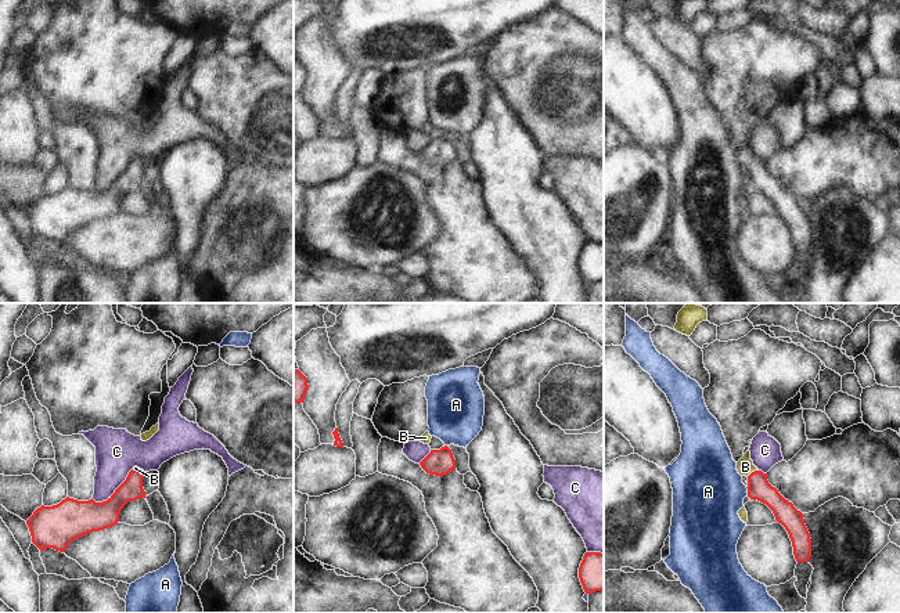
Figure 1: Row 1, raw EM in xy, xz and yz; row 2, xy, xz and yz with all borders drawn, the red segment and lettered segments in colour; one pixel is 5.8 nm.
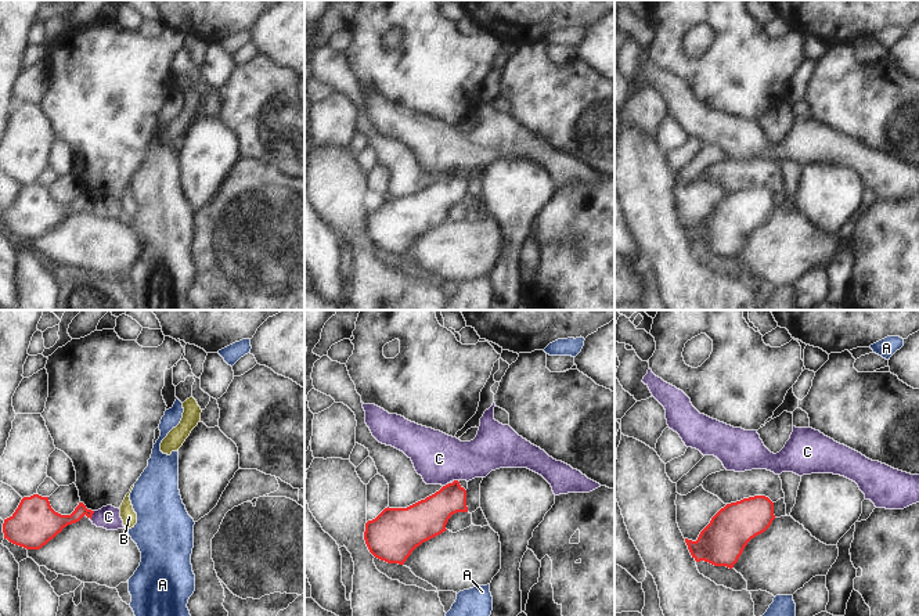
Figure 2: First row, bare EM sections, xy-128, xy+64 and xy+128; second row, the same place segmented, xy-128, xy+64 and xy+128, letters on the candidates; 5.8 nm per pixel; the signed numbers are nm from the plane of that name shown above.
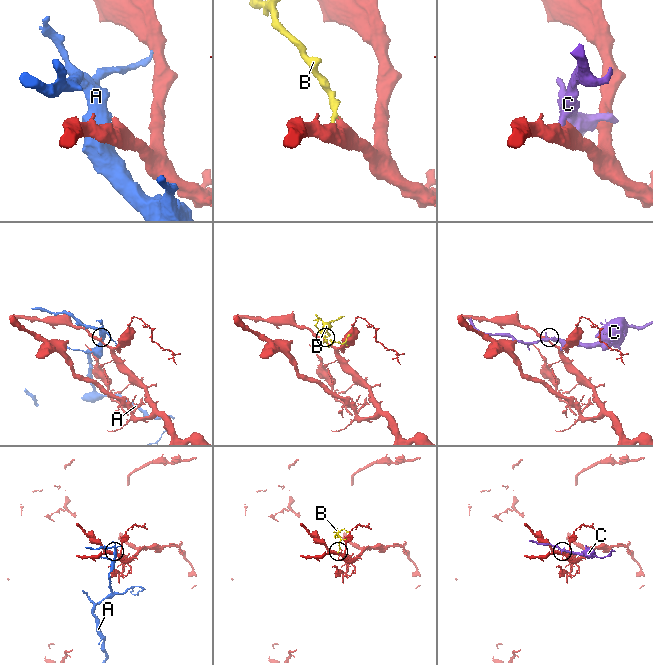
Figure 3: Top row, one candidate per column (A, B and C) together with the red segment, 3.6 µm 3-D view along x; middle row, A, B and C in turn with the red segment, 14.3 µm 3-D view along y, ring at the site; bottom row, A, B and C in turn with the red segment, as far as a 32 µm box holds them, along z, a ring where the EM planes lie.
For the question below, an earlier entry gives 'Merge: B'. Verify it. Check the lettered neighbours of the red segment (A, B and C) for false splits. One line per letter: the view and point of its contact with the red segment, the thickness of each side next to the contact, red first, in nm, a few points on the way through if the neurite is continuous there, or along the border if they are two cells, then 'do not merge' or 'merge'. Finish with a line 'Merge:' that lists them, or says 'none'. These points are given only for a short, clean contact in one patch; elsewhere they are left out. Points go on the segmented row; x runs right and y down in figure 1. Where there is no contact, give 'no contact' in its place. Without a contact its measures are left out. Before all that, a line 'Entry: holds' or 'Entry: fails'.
Entry: holds
A: contact yz (748, 491); calibres 130 and 420 nm; do not merge
B: contact yz (752, 472); calibres 130 and 100 nm; way yz (759, 489), (752, 472), (745, 467); merge
C: contact xy (115, 491); calibres 190 and 260 nm; do not merge
Merge: B

